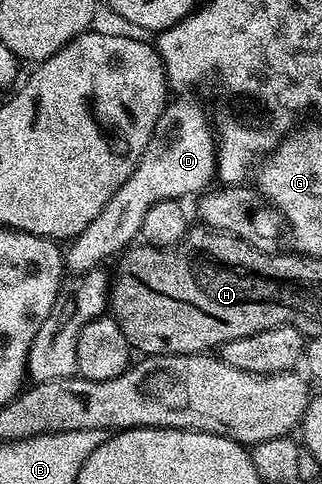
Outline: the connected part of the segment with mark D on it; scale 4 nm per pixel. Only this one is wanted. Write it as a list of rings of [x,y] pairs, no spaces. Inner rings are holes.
[[[187,97],[173,99],[158,116],[158,124],[154,124],[154,132],[150,136],[150,144],[146,144],[146,152],[142,152],[142,160],[138,160],[138,168],[106,200],[102,212],[86,224],[82,233],[77,234],[66,246],[66,266],[73,275],[79,276],[87,270],[99,267],[108,257],[119,255],[137,241],[142,220],[146,212],[154,204],[167,198],[176,201],[184,197],[203,193],[215,179],[216,175],[216,143],[215,127],[211,117],[200,108],[188,102]]]

